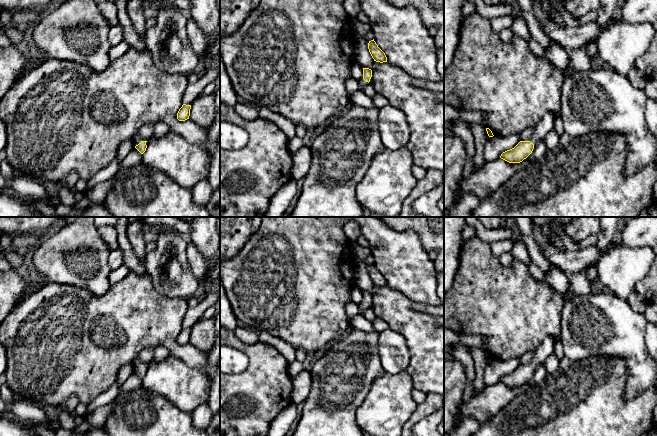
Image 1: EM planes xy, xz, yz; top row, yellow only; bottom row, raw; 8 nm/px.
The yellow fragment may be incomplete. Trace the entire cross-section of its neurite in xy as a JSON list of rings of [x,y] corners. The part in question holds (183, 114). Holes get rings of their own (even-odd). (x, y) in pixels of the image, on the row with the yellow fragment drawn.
[[[183,104],[177,113],[177,119],[179,121],[185,121],[189,119],[190,109],[191,109],[191,105]]]

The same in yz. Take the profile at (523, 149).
[[[547,112],[535,125],[534,132],[529,141],[520,141],[514,148],[503,152],[501,159],[509,163],[520,163],[526,159],[533,151],[537,142],[544,140],[545,136],[553,130],[556,116],[552,112]]]

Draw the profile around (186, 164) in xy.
[[[177,133],[152,136],[146,145],[141,163],[151,169],[162,171],[188,190],[209,175],[212,157]]]

